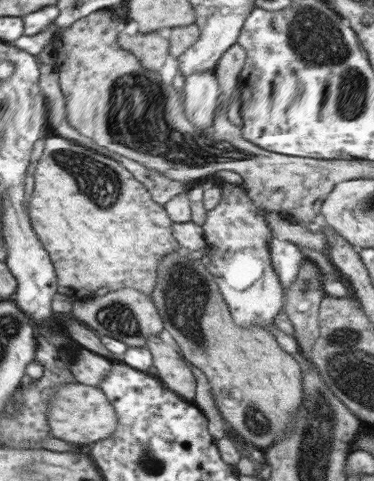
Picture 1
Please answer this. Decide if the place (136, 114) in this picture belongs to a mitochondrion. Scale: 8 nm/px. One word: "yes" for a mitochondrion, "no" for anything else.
yes

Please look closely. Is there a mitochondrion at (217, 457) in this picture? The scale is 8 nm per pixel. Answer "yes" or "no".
no

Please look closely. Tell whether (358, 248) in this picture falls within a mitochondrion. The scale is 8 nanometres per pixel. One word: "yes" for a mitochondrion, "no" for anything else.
no

